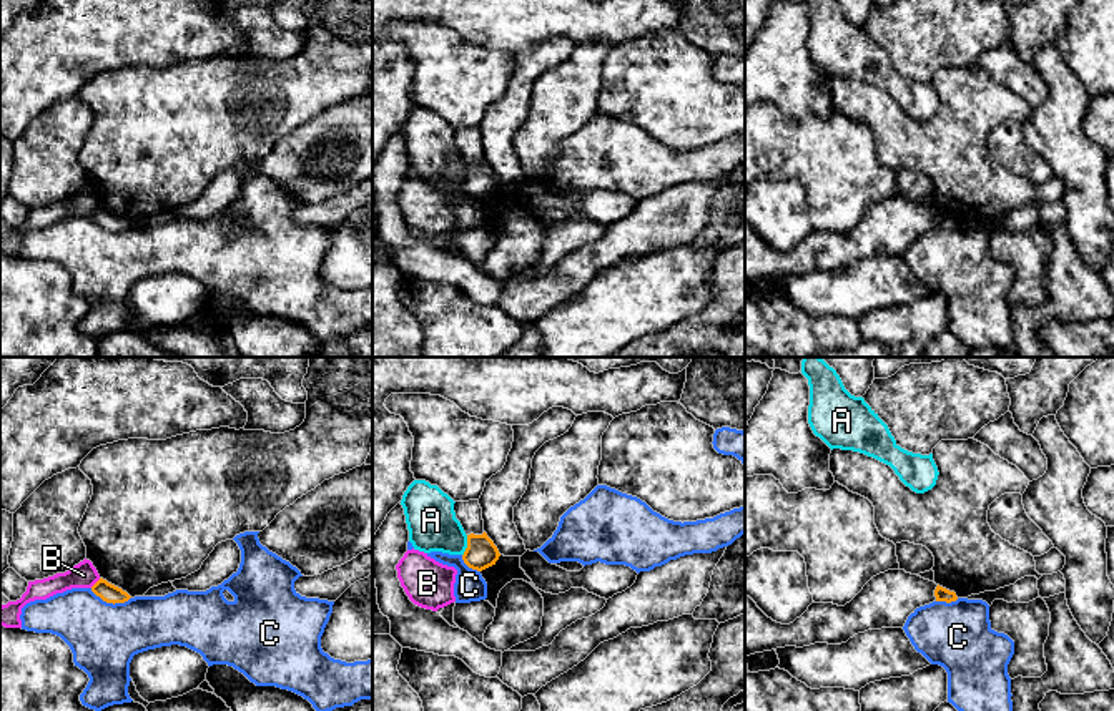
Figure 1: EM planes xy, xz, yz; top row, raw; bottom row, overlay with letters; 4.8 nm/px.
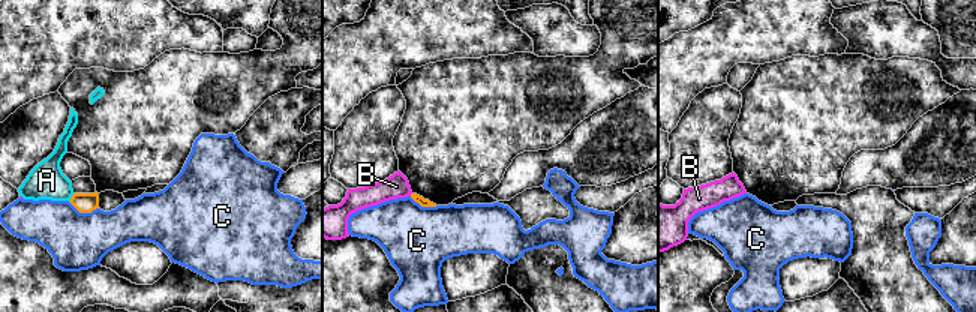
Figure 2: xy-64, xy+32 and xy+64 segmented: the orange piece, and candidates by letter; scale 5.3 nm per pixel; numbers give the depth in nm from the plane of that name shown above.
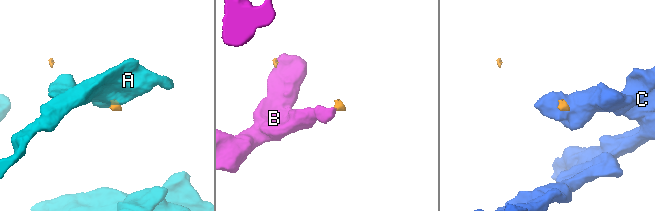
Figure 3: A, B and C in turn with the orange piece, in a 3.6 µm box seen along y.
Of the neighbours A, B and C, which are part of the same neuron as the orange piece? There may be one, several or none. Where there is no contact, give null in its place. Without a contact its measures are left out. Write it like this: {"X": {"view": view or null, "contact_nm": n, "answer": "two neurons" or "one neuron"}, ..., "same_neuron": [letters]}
{"A": {"view": "xz", "contact_nm": 110, "answer": "two neurons"}, "B": {"view": "xy", "contact_nm": 70, "answer": "two neurons"}, "C": {"view": "xy", "contact_nm": 200, "answer": "two neurons"}, "same_neuron": []}

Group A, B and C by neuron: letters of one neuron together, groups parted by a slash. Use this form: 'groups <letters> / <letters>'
groups A / B / C

